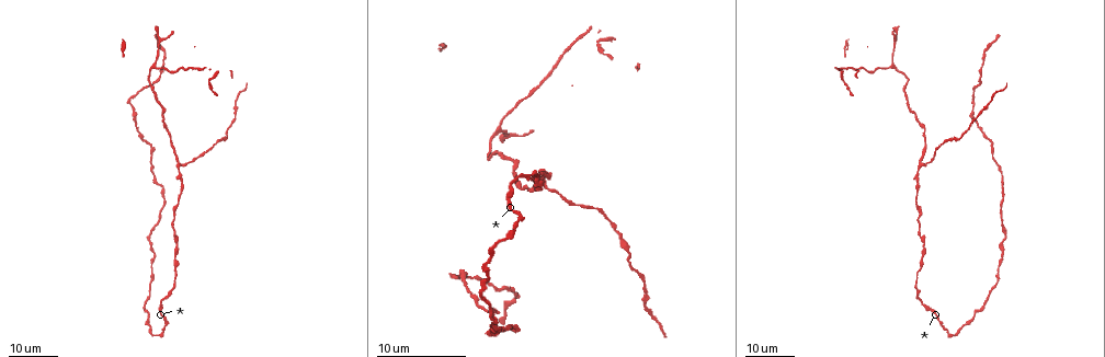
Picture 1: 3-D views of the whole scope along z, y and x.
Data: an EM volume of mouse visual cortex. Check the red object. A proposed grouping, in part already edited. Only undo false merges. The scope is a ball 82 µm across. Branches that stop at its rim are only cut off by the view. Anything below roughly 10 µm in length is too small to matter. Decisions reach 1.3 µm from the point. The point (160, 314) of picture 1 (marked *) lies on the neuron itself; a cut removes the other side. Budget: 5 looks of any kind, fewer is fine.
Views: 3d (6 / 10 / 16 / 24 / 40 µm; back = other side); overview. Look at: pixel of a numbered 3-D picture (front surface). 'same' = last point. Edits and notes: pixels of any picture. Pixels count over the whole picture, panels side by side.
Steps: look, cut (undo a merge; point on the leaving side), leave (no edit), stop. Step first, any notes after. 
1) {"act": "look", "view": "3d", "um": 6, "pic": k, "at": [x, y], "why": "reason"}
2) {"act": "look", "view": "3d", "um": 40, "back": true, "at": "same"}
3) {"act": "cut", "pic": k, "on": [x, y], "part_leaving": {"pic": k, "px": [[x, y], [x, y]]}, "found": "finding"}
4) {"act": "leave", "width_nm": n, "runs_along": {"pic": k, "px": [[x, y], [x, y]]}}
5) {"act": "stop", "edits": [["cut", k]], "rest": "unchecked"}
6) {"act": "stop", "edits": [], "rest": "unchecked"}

{"act": "look", "view": "3d", "um": 16, "pic": 1, "at": [153, 243], "why": "thick turns thin"}

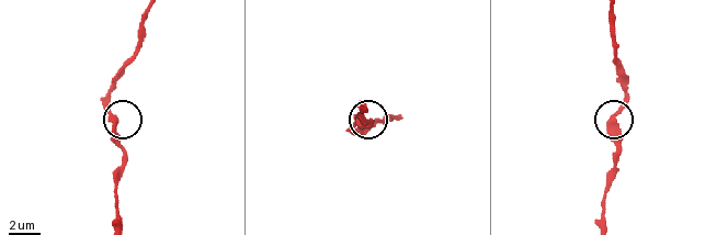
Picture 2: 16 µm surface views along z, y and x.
{"act": "look", "view": "3d", "um": 6, "pic": 2, "at": [613, 119]}

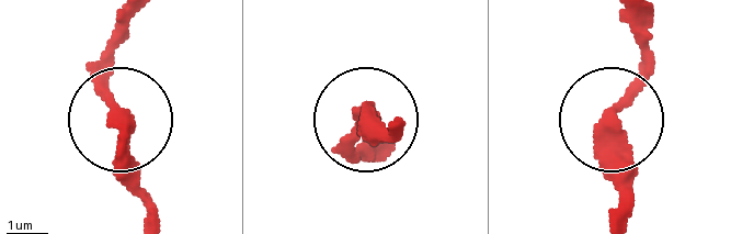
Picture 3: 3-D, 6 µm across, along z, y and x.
{"act": "leave", "width_nm": 310, "runs_along": {"pic": 3, "px": [[141, 218], [141, 176], [110, 81], [120, 18]]}, "found": "all the same neuron"}

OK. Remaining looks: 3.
{"act": "look", "view": "3d", "um": 16, "pic": 1, "at": [176, 163], "why": "a fork"}

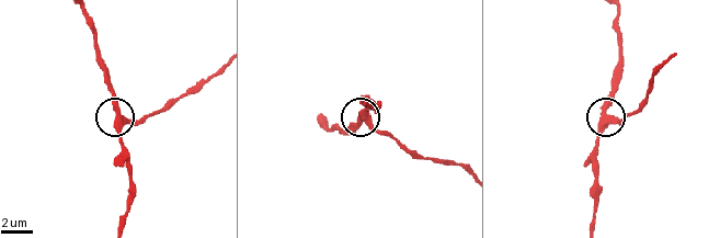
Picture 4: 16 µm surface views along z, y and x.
{"act": "look", "view": "3d", "um": 6, "pic": 4, "at": [118, 119]}

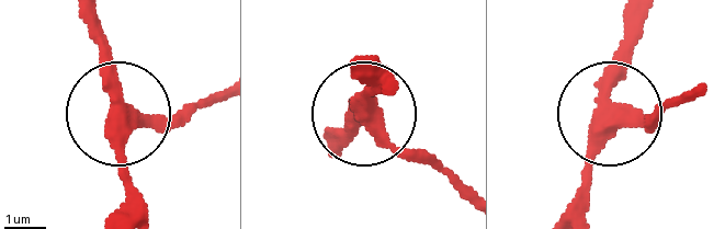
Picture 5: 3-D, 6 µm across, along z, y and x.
{"act": "leave", "side_arm_um": 32, "runs_along": {"pic": 5, "px": [[149, 213], [119, 128], [199, 107]]}, "found": "continuous, no second neuron"}

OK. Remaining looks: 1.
{"act": "stop", "edits": [], "rest": "unchecked"}

